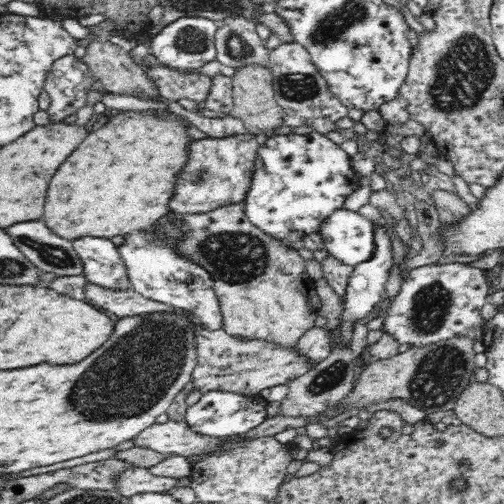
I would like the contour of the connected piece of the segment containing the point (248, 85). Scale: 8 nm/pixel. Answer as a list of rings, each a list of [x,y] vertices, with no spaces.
[[[246,66],[246,68],[242,68],[242,70],[235,70],[232,82],[232,116],[239,118],[244,123],[246,132],[254,135],[260,140],[272,137],[268,136],[268,134],[279,124],[284,125],[283,118],[285,117],[284,108],[282,108],[275,99],[272,72],[260,66]]]

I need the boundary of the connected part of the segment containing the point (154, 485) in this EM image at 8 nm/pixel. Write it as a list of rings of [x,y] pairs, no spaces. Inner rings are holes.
[[[132,467],[117,478],[117,492],[133,497],[142,493],[166,493],[178,486],[178,478],[158,476],[147,468]]]

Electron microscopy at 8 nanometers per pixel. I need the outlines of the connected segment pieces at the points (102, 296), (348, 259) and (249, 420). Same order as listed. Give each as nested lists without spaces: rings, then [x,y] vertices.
[[[88,283],[86,290],[86,301],[92,306],[98,306],[116,314],[119,318],[133,317],[152,313],[185,313],[182,310],[174,309],[174,306],[155,302],[143,298],[133,290],[120,290],[113,292],[100,286]]]
[[[345,207],[335,210],[325,220],[319,234],[329,254],[347,266],[360,266],[374,256],[375,225],[358,212]]]
[[[208,390],[199,402],[190,406],[184,417],[190,428],[206,436],[230,437],[245,434],[268,418],[268,401],[259,395],[244,395],[230,390]]]

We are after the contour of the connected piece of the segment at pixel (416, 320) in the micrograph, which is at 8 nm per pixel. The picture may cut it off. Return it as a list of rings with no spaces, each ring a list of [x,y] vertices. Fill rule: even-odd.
[[[466,263],[432,264],[414,268],[405,276],[400,293],[386,305],[388,314],[385,316],[382,330],[392,335],[400,345],[418,347],[453,337],[470,336],[476,327],[482,328],[485,324],[480,314],[483,306],[488,303],[491,291],[485,272],[480,268],[466,266]]]

